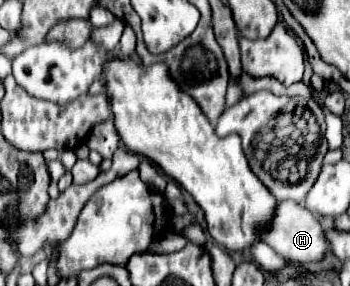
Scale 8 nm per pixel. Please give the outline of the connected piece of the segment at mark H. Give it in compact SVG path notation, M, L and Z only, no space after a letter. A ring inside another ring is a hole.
M279 201L273 213L273 221L269 221L261 231L259 231L259 239L263 243L267 243L275 253L279 253L285 259L291 261L317 261L325 255L325 251L329 249L329 243L325 239L325 231L319 223L319 219L305 207L301 207L295 201Z

